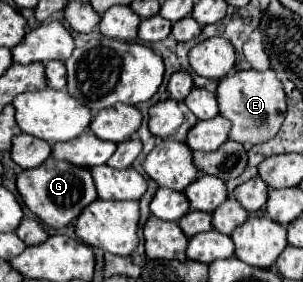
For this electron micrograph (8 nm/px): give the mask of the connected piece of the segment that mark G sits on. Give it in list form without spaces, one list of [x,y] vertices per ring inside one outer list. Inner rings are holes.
[[[53,157],[47,159],[45,165],[27,169],[17,177],[17,191],[21,193],[25,205],[49,227],[63,229],[79,217],[83,207],[97,199],[97,189],[93,185],[91,171],[85,167],[77,167],[65,161],[57,161]]]

